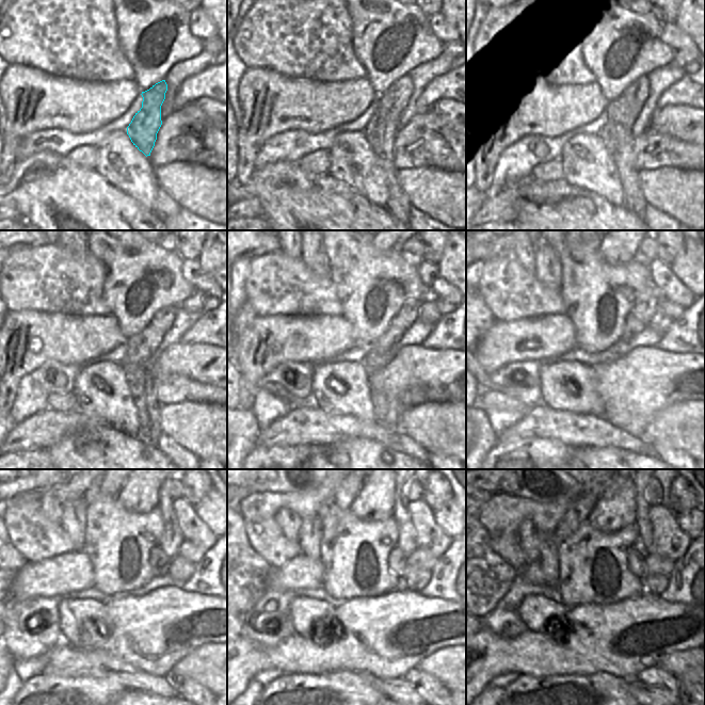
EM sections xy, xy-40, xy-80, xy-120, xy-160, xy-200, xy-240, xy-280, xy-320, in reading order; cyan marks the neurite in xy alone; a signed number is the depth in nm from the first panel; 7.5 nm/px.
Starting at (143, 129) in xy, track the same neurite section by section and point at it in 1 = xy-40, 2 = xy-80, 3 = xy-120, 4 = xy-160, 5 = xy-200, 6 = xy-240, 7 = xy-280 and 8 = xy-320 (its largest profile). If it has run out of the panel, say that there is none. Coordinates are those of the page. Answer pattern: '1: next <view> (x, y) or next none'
1: next xy-40 (382, 128)
2: next xy-80 (622, 113)
3: next xy-120 (141, 348)
4: next xy-160 (380, 352)
5: next xy-200 (644, 310)
6: next xy-240 (172, 538)
7: next xy-280 (406, 534)
8: next xy-320 (642, 523)

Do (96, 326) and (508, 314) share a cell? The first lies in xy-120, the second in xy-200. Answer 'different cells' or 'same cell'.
different cells

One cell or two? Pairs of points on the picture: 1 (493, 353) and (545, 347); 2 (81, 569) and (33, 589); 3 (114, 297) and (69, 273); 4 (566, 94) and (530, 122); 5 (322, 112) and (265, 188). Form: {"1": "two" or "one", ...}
{"1": "one", "2": "one", "3": "two", "4": "one", "5": "two"}

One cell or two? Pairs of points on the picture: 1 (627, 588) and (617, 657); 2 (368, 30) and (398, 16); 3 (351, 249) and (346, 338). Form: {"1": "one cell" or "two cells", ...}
{"1": "two cells", "2": "one cell", "3": "two cells"}

